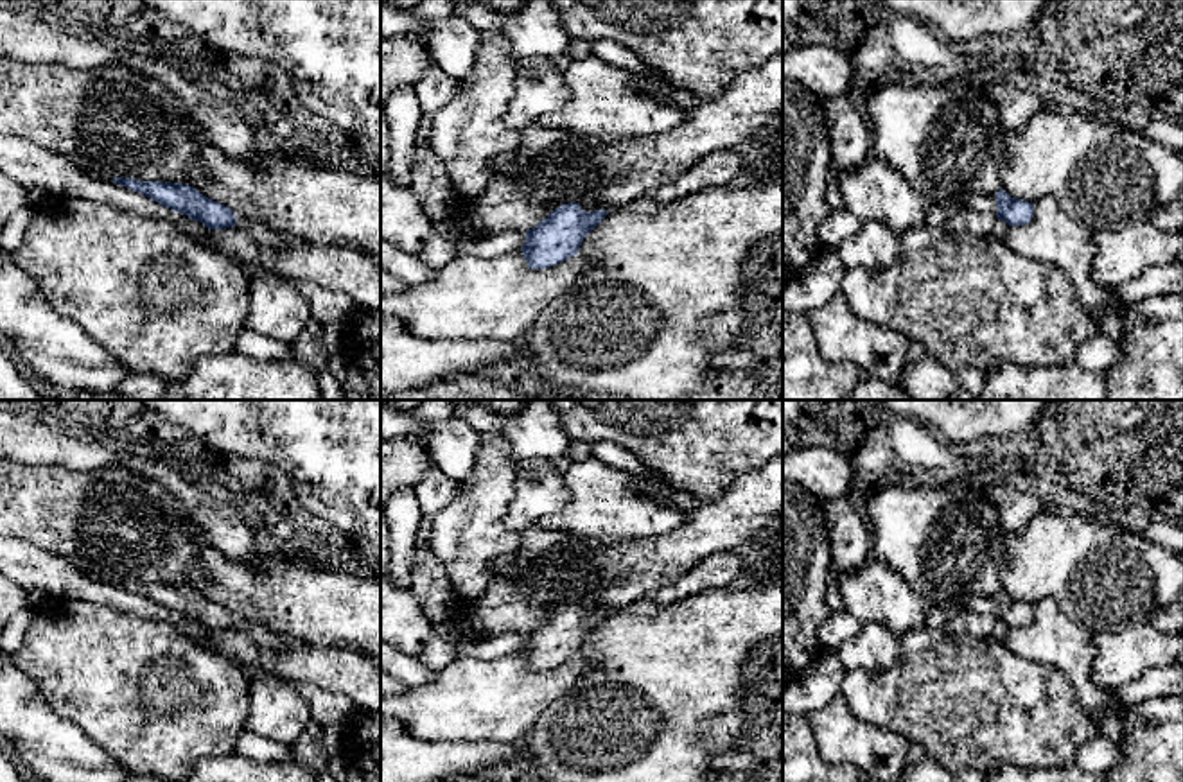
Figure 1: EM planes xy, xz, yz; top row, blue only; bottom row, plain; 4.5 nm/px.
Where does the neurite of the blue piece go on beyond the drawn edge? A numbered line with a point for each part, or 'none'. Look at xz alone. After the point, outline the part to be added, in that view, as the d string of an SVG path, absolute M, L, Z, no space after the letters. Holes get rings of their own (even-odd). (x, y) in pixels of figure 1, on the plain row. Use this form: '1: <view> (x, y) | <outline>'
1: xz (587, 605) | M587 595L582 603L580 608L583 613L594 613L600 612L600 608L596 606L598 597L596 595Z

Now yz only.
1: yz (975, 605) | M969 597L962 606L962 612L971 612L977 615L996 615L996 597Z

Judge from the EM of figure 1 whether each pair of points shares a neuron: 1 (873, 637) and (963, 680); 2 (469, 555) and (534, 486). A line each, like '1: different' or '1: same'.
1: different
2: different

